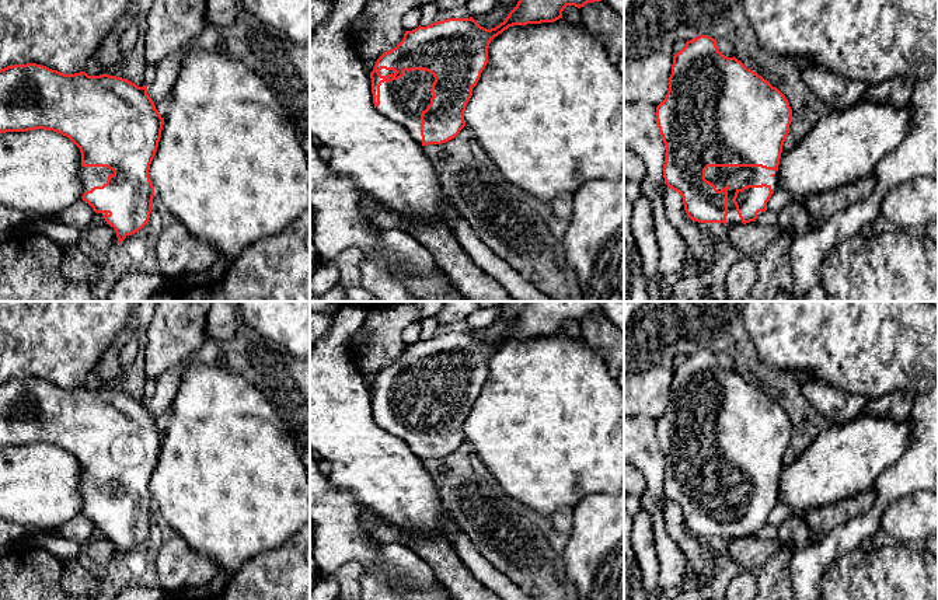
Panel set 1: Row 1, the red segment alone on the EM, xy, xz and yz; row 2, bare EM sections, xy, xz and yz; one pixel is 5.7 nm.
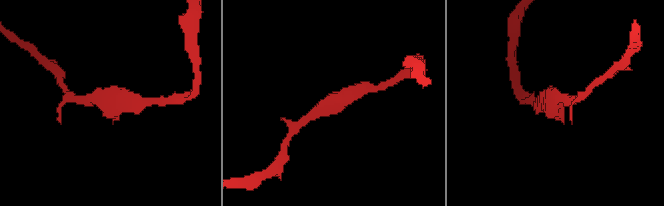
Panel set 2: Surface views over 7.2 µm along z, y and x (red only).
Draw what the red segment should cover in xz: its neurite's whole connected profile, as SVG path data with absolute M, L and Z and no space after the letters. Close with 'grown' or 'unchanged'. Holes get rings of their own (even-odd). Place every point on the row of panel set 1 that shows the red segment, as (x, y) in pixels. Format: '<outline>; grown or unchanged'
M519 0L516 7L508 14L503 22L495 28L481 27L473 17L447 18L405 31L402 41L388 52L384 52L376 62L372 79L372 94L376 109L388 119L401 125L419 144L442 144L454 139L465 126L464 111L473 95L482 70L488 63L488 48L491 41L513 25L554 22L562 18L566 6L578 8L587 3L601 0Z; grown

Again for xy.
M36 63L14 64L0 69L0 133L45 129L45 130L57 132L69 137L80 149L81 153L81 168L80 168L81 199L93 207L94 214L102 216L107 224L109 224L115 230L118 237L118 244L125 238L129 238L132 234L137 233L139 230L142 230L150 219L154 186L150 181L149 170L158 147L163 125L164 125L164 118L158 114L153 100L149 97L147 86L139 87L126 79L109 76L109 74L88 76L86 71L64 74Z; grown

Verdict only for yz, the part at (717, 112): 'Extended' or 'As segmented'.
Extended

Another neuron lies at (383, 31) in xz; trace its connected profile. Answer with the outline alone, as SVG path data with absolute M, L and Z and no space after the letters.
M367 0L362 14L369 22L362 29L359 56L370 73L377 59L402 41L402 15L421 6L421 0Z

